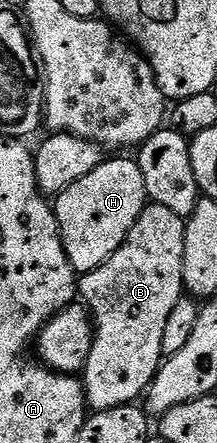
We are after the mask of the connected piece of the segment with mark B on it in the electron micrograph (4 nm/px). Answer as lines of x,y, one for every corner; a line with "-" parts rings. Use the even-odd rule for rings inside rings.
148,202
141,217
129,229
121,249
109,257
97,269
80,274
77,279
77,295
91,312
91,322
95,328
93,349
89,349
89,361
81,372
83,392
87,394
87,406
92,412
117,409
134,404
135,399
144,394
155,380
165,356
161,340
169,313
173,313
177,301
184,298
183,258
185,257
184,216
165,209
165,205

